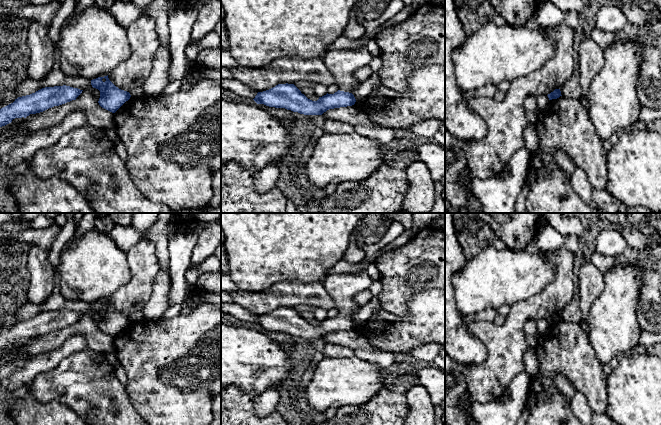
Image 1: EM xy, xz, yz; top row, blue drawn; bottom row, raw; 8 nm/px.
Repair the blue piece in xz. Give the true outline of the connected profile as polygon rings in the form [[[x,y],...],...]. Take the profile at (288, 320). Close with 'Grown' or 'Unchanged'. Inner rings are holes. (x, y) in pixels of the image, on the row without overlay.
[[[278,308],[275,311],[258,316],[253,323],[257,328],[264,328],[269,331],[285,332],[293,336],[298,336],[304,339],[322,339],[329,333],[352,330],[355,328],[356,323],[352,317],[338,314],[334,318],[326,318],[319,321],[317,325],[308,323],[294,308]]]. Unchanged

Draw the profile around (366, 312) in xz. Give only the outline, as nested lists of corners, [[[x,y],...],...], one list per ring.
[[[373,296],[368,304],[360,308],[359,312],[353,317],[353,319],[356,324],[365,323],[370,320],[379,309],[382,309],[380,299],[378,296]]]

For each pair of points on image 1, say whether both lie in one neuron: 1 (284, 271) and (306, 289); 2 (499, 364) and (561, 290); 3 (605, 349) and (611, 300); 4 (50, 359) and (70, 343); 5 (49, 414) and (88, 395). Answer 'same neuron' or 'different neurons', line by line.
1: different neurons
2: same neuron
3: same neuron
4: same neuron
5: different neurons

